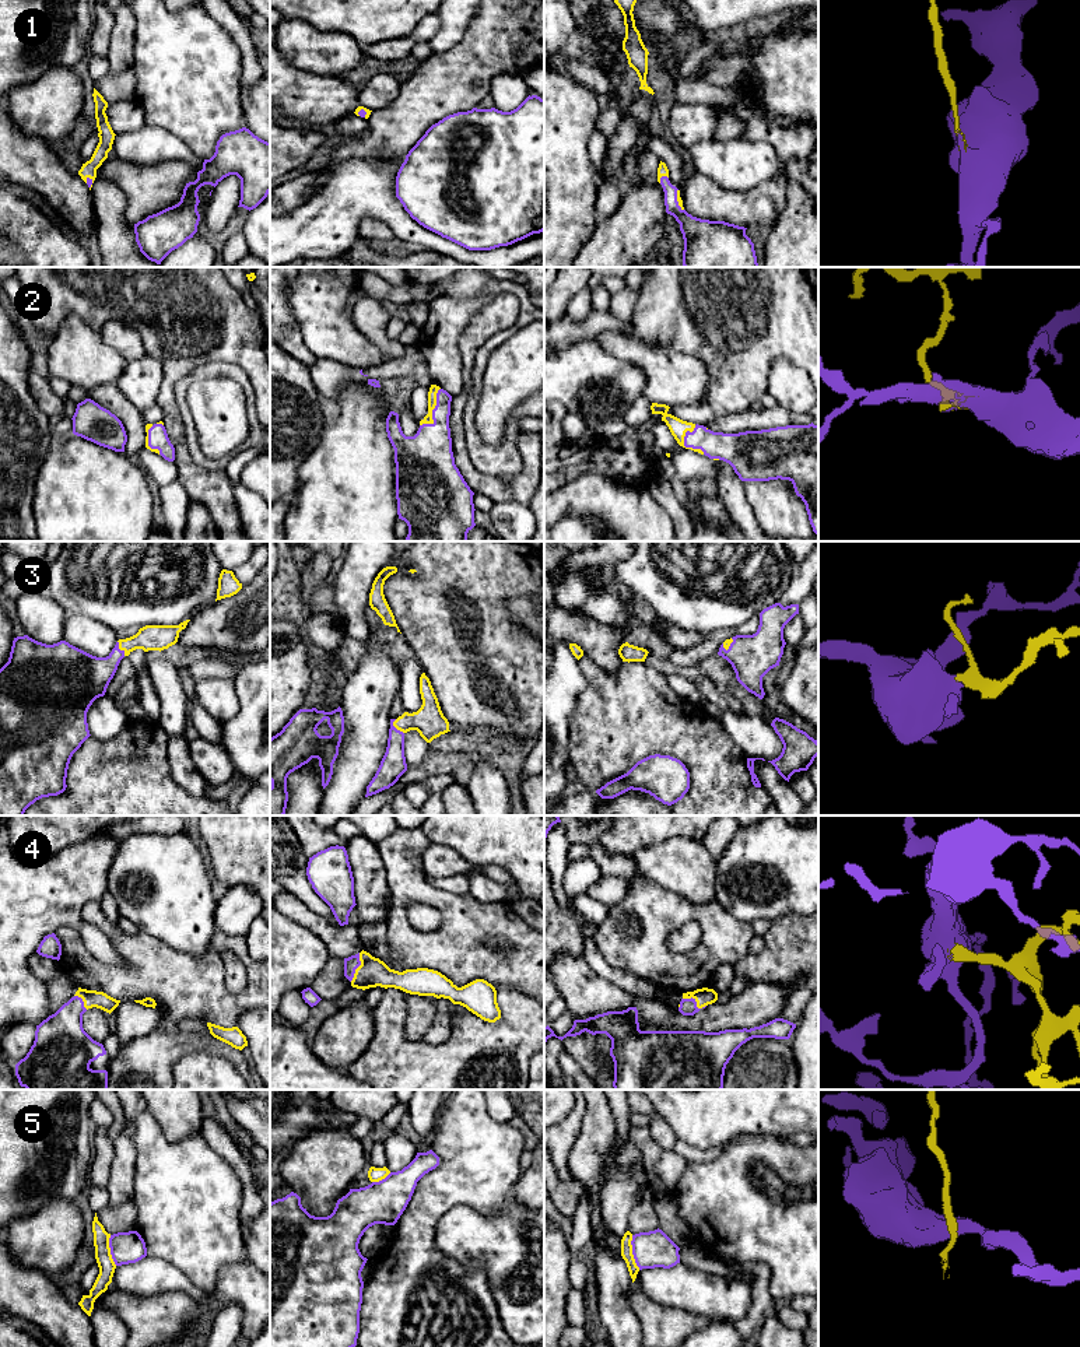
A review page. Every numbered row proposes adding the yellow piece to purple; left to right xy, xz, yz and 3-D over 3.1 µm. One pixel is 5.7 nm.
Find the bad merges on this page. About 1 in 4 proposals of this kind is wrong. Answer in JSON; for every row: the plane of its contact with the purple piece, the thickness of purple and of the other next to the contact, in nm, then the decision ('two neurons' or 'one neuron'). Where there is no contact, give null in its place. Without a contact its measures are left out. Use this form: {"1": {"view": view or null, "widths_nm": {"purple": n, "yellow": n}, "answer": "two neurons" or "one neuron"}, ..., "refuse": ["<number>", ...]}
{"1": {"view": "yz", "widths_nm": {"purple": 80, "yellow": 60}, "answer": "one neuron"}, "2": {"view": "xz", "widths_nm": {"purple": 280, "yellow": 50}, "answer": "one neuron"}, "3": {"view": "xy", "widths_nm": {"purple": 260, "yellow": 140}, "answer": "one neuron"}, "4": {"view": "xz", "widths_nm": {"purple": 80, "yellow": 170}, "answer": "one neuron"}, "5": {"view": "yz", "widths_nm": {"purple": 220, "yellow": 70}, "answer": "two neurons"}, "refuse": ["5"]}

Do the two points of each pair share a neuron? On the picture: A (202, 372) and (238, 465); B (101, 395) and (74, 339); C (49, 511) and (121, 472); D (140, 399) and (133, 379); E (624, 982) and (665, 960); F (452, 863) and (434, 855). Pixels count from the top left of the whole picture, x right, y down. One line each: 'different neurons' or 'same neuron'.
A: different neurons
B: different neurons
C: same neuron
D: same neuron
E: different neurons
F: same neuron

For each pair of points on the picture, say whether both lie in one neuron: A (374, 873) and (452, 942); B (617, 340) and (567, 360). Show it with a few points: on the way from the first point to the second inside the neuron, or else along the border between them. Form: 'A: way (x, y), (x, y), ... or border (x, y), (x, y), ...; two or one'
A: border (378, 852), (391, 897); two
B: border (593, 339), (607, 353), (628, 362); two

